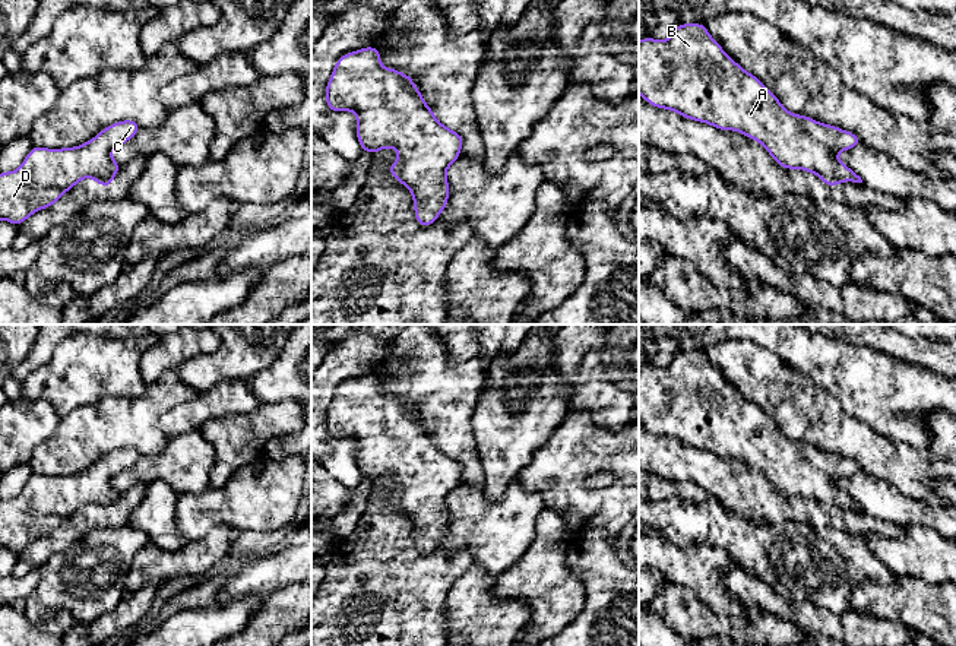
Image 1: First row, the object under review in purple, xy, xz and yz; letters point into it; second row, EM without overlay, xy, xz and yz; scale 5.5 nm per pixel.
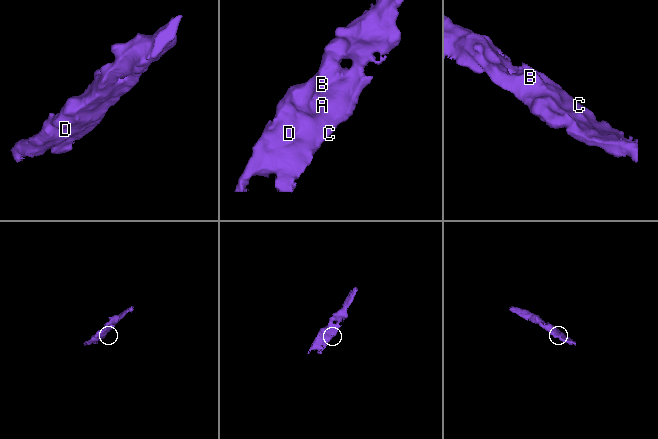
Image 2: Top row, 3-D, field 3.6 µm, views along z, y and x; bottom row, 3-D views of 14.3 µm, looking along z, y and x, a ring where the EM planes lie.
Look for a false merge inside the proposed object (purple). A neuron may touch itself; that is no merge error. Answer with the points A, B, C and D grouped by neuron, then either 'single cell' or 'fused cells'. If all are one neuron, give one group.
A B C D; single cell

